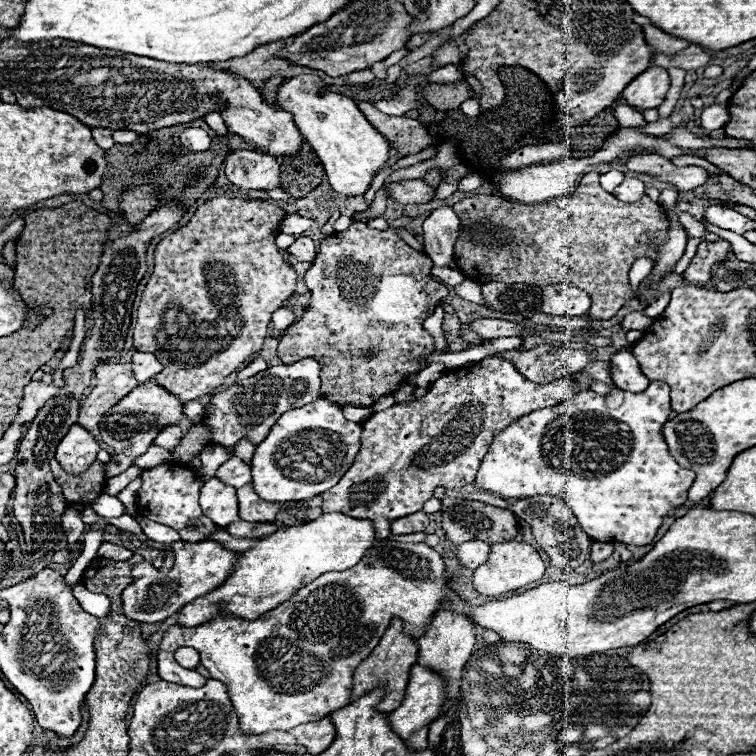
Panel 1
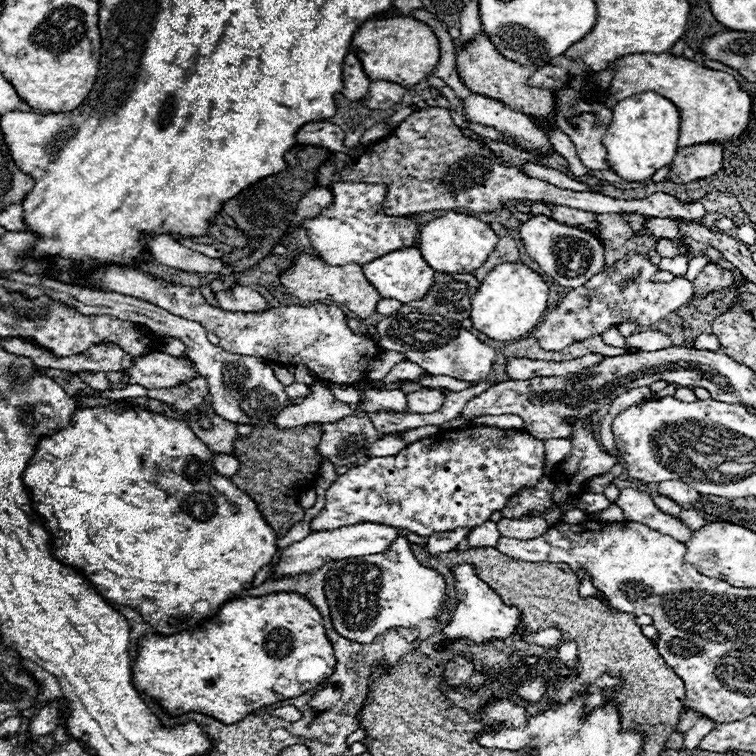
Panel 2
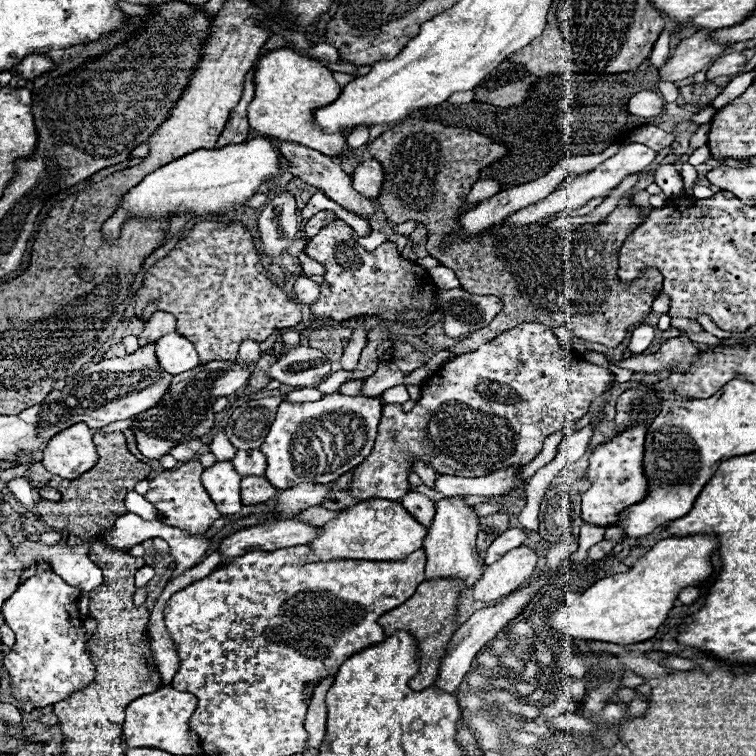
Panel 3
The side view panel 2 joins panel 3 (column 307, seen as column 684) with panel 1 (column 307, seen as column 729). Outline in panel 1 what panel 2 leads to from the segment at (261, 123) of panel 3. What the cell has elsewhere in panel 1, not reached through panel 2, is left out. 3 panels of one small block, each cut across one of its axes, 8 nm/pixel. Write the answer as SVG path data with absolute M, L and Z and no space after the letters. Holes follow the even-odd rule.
M300 74L278 86L276 102L282 110L294 116L304 140L320 156L328 182L338 194L358 196L364 194L376 170L388 160L390 142L372 128L352 98L326 88L326 82L312 74Z

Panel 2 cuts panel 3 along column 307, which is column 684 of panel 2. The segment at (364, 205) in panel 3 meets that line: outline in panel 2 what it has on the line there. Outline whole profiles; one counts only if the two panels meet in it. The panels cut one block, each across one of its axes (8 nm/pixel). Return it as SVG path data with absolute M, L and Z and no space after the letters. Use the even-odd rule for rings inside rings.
M720 142L678 148L676 160L672 160L670 164L668 180L686 184L698 178L712 176L716 170L722 168L722 158L724 158L724 144Z

